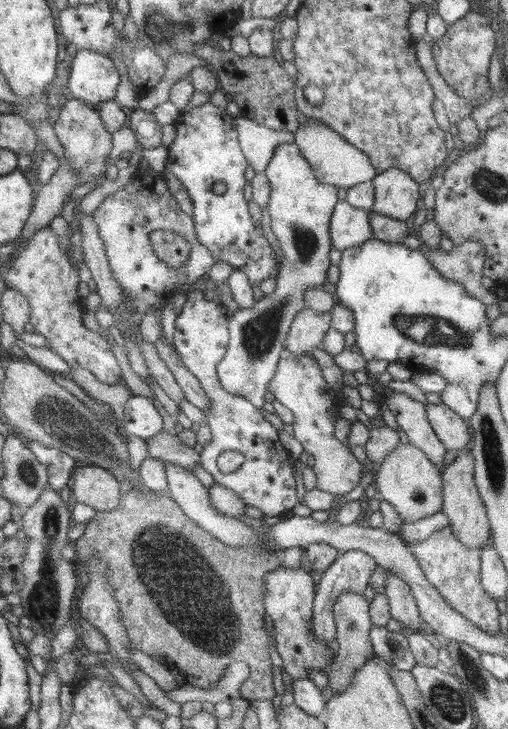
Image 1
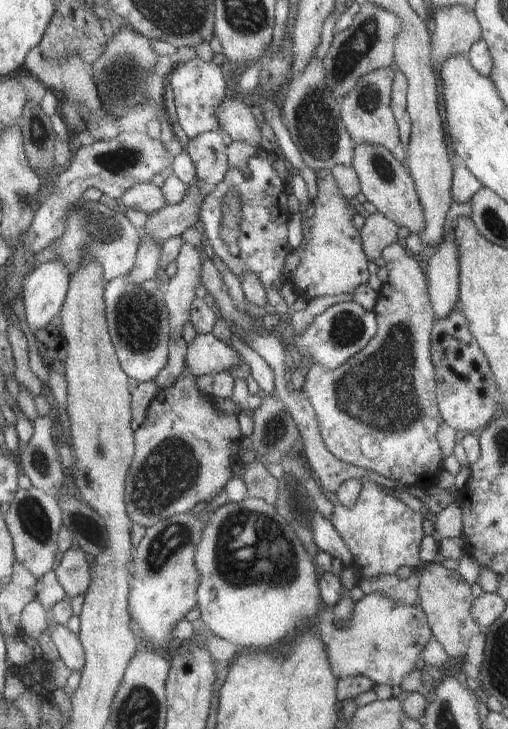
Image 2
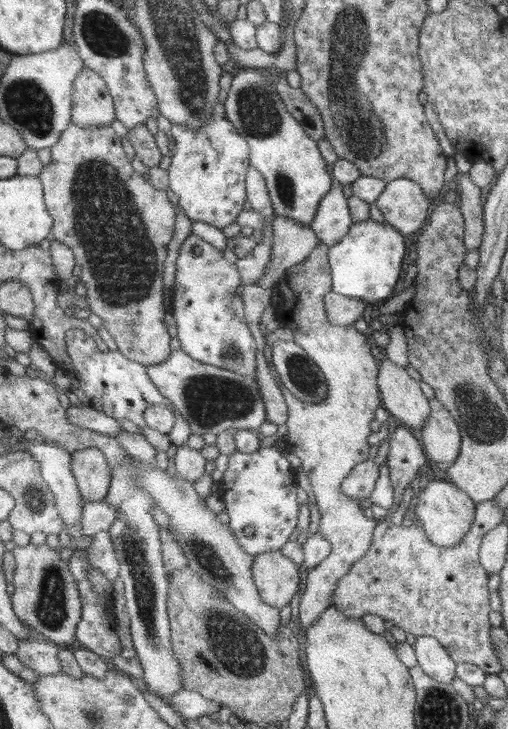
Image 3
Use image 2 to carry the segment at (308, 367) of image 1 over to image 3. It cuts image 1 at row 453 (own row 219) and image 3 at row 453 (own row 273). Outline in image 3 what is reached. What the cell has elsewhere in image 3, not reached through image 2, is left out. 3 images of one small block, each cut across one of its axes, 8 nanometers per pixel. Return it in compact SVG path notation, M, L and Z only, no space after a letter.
M319 241L313 252L308 258L296 266L290 266L284 276L276 284L276 292L279 292L280 303L278 309L278 321L280 325L288 324L292 326L294 342L296 342L307 354L308 357L317 364L326 380L327 394L324 401L318 403L306 403L300 399L289 395L287 389L280 384L279 388L287 404L287 423L288 434L286 451L296 455L301 461L301 467L308 474L312 490L315 494L318 510L320 513L320 534L330 542L331 552L313 569L308 569L306 574L306 591L301 598L299 605L300 624L308 628L314 624L320 614L330 606L331 595L334 593L338 579L346 575L352 567L368 551L372 542L372 535L377 520L368 519L364 515L360 499L348 497L340 490L342 481L354 466L365 462L370 458L368 436L372 434L371 421L374 419L374 412L382 406L382 400L378 389L377 377L379 374L378 366L372 356L371 346L362 333L356 330L354 325L339 326L328 323L325 309L323 308L324 295L332 290L331 272L328 260L329 246Z

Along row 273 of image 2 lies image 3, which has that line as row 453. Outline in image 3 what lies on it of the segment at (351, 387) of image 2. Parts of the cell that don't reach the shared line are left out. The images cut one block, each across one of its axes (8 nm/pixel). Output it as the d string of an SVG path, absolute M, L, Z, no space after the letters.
M398 423L390 436L390 452L387 453L387 465L396 506L401 503L408 484L418 481L420 469L427 464L422 450L420 439L416 438L407 426Z

